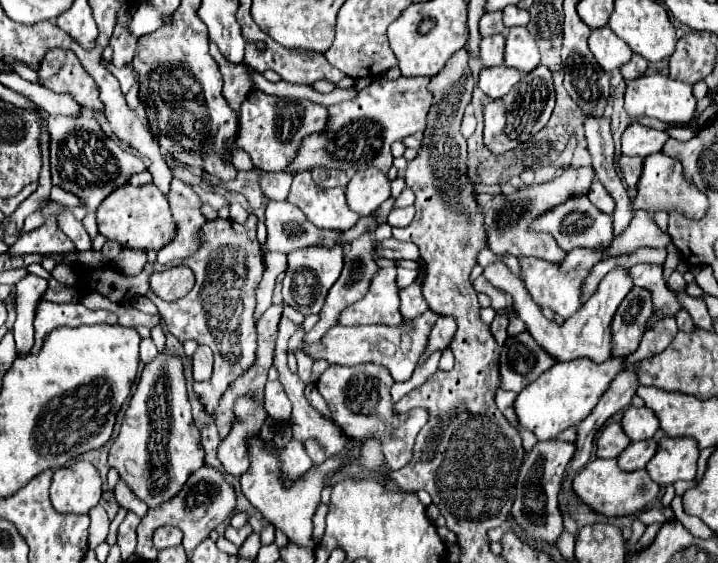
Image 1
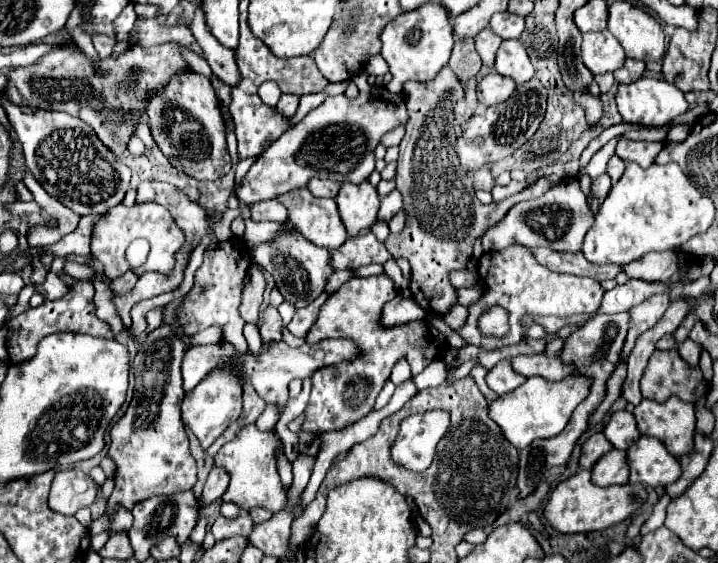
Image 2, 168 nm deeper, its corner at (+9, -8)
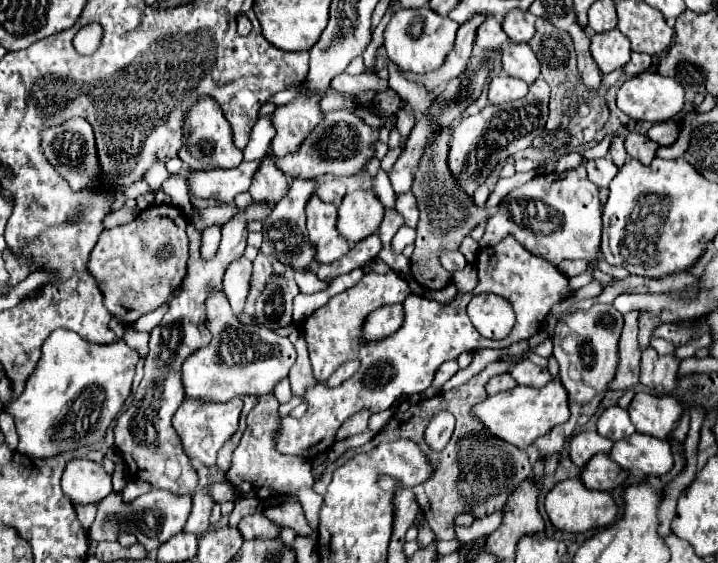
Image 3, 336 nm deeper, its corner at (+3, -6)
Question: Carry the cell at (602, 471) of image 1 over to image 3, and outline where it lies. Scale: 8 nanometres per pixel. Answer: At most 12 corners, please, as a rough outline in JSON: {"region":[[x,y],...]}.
{"region":[[578,477],[556,483],[544,507],[556,529],[586,533],[616,519],[606,491]]}

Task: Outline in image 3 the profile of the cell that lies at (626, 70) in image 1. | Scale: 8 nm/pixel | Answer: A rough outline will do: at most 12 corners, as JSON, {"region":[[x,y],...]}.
{"region":[[632,53],[632,59],[622,67],[628,77],[648,71],[650,55]]}

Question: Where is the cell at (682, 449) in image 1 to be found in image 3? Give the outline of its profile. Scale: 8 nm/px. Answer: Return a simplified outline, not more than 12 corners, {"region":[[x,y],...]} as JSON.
{"region":[[642,433],[616,441],[608,457],[626,471],[662,477],[670,443]]}

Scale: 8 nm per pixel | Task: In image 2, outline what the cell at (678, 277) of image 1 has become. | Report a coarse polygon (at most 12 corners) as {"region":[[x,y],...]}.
{"region":[[668,293],[630,309],[630,329],[620,353],[628,357],[638,335],[652,329],[668,309]]}

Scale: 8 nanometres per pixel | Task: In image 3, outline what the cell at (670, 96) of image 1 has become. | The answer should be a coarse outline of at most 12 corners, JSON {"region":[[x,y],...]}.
{"region":[[640,73],[618,89],[632,119],[668,121],[684,107],[670,77]]}

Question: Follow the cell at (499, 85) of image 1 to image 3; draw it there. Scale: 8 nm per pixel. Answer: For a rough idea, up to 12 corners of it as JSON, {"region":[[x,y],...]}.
{"region":[[498,75],[488,85],[492,105],[518,101],[528,93],[520,79]]}

